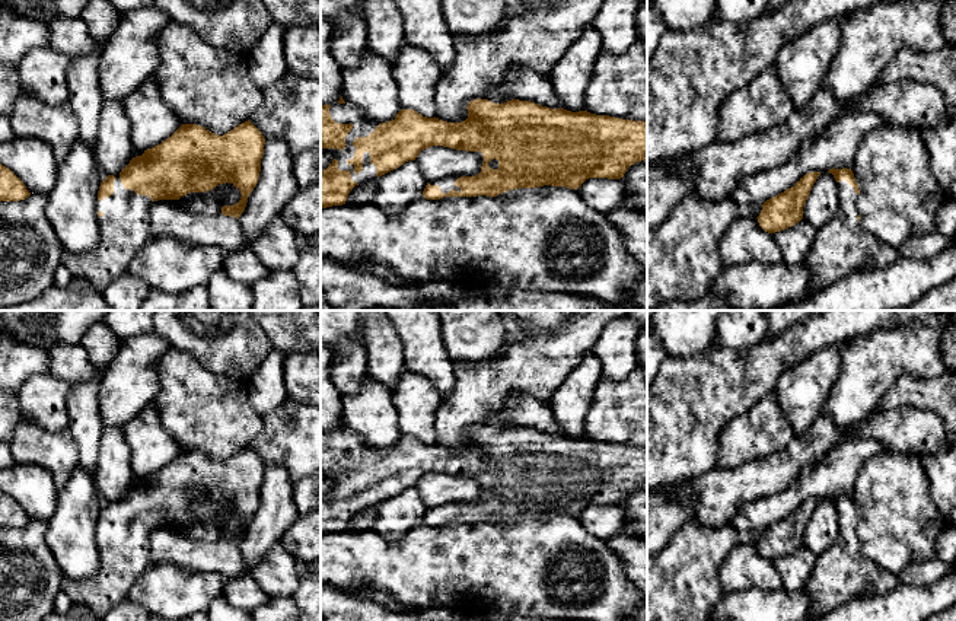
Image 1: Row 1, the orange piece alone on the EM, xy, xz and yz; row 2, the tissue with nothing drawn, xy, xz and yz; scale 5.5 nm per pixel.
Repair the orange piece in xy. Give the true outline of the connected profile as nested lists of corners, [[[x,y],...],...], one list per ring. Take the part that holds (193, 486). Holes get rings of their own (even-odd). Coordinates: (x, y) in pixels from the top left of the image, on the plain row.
[[[249,446],[223,462],[182,450],[169,465],[101,509],[99,571],[85,580],[63,574],[63,592],[102,618],[127,599],[130,587],[150,566],[149,534],[157,526],[179,526],[230,509],[242,523],[238,531],[223,532],[222,541],[239,545],[258,510],[264,471],[264,462]]]

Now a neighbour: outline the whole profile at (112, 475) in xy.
[[[103,427],[98,446],[93,483],[98,494],[106,501],[120,500],[131,487],[131,449],[121,427]]]

